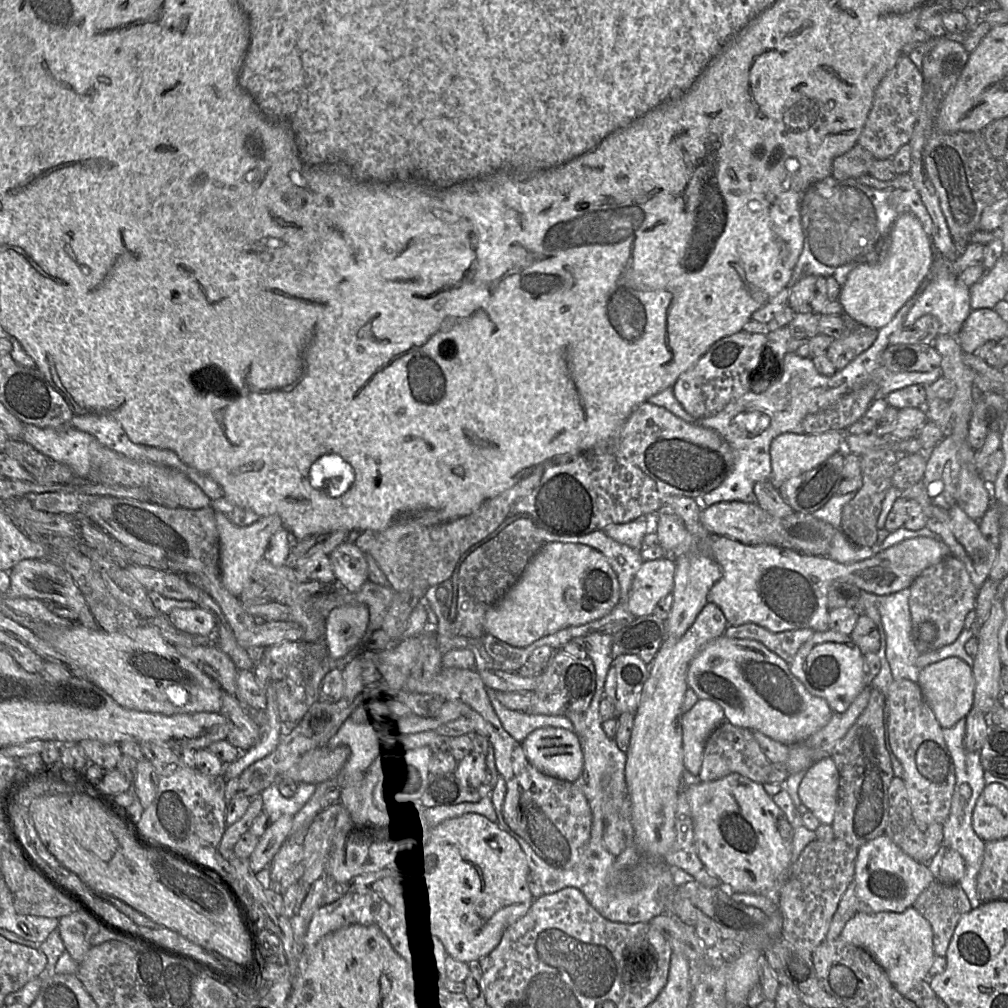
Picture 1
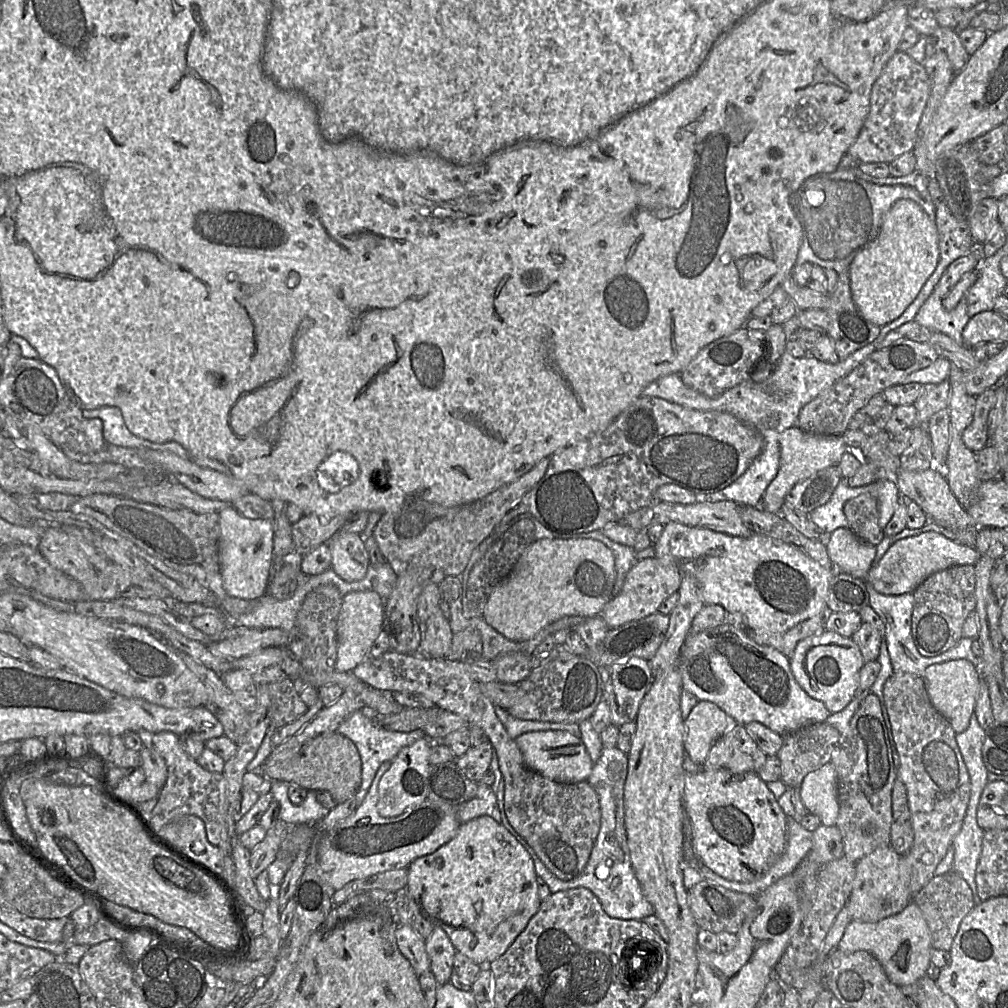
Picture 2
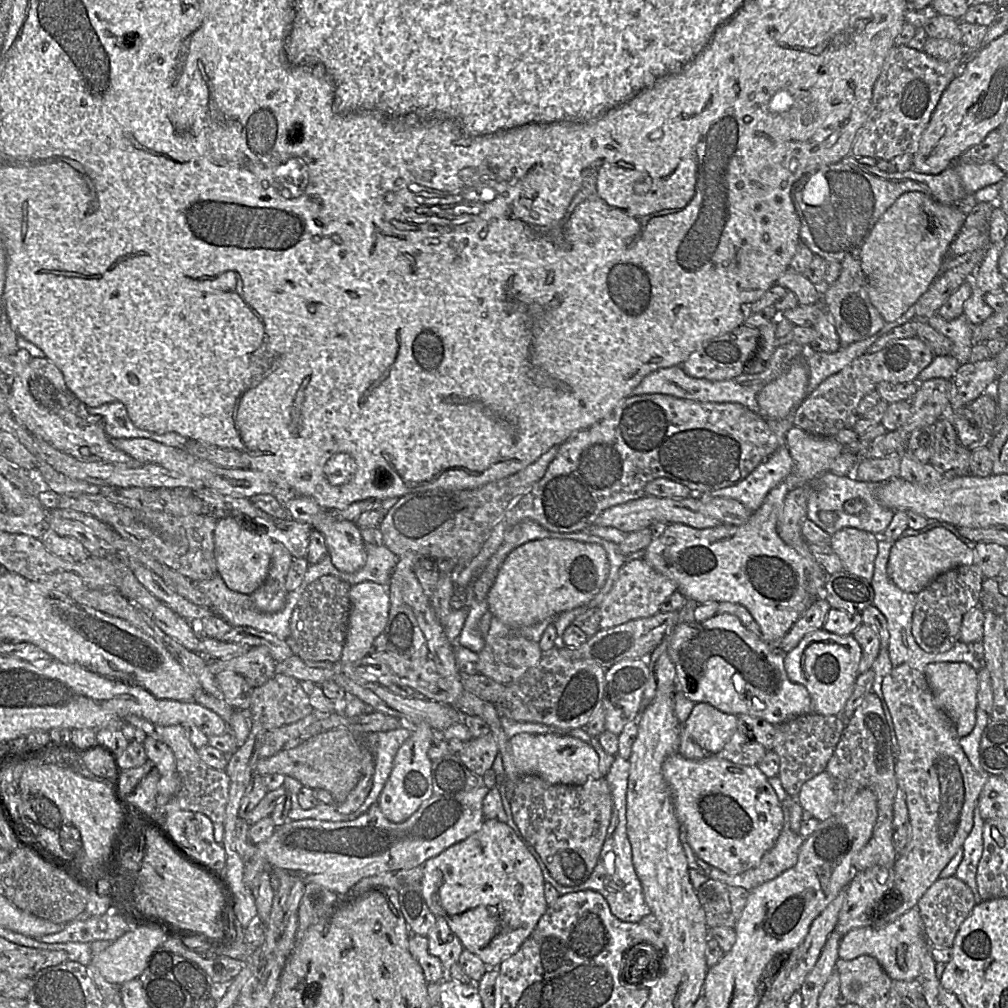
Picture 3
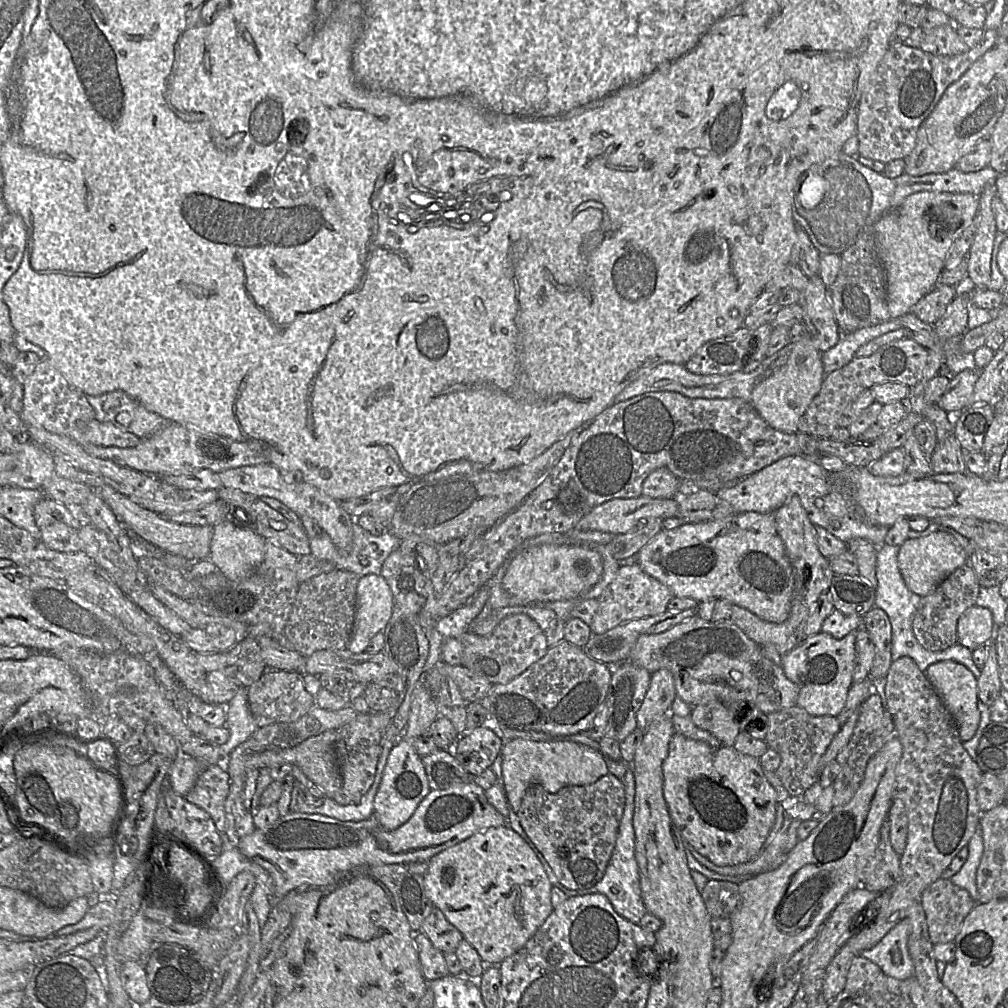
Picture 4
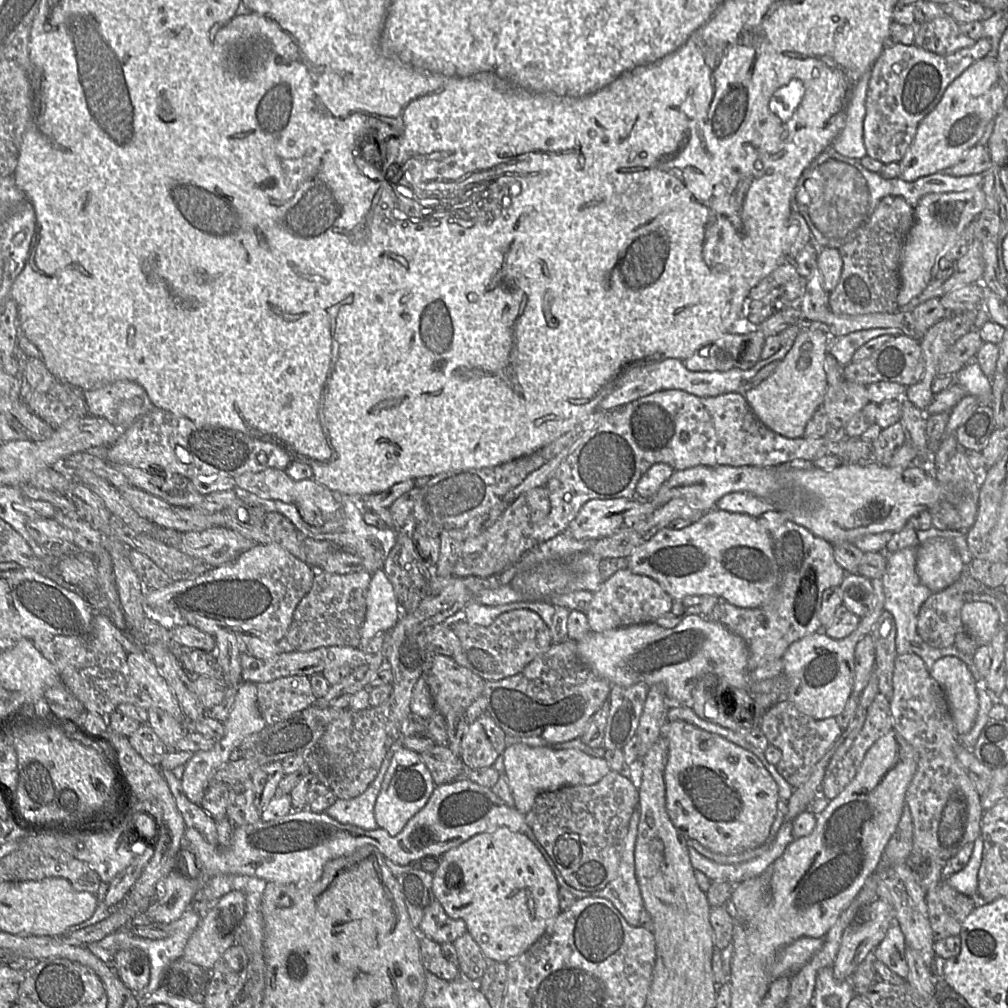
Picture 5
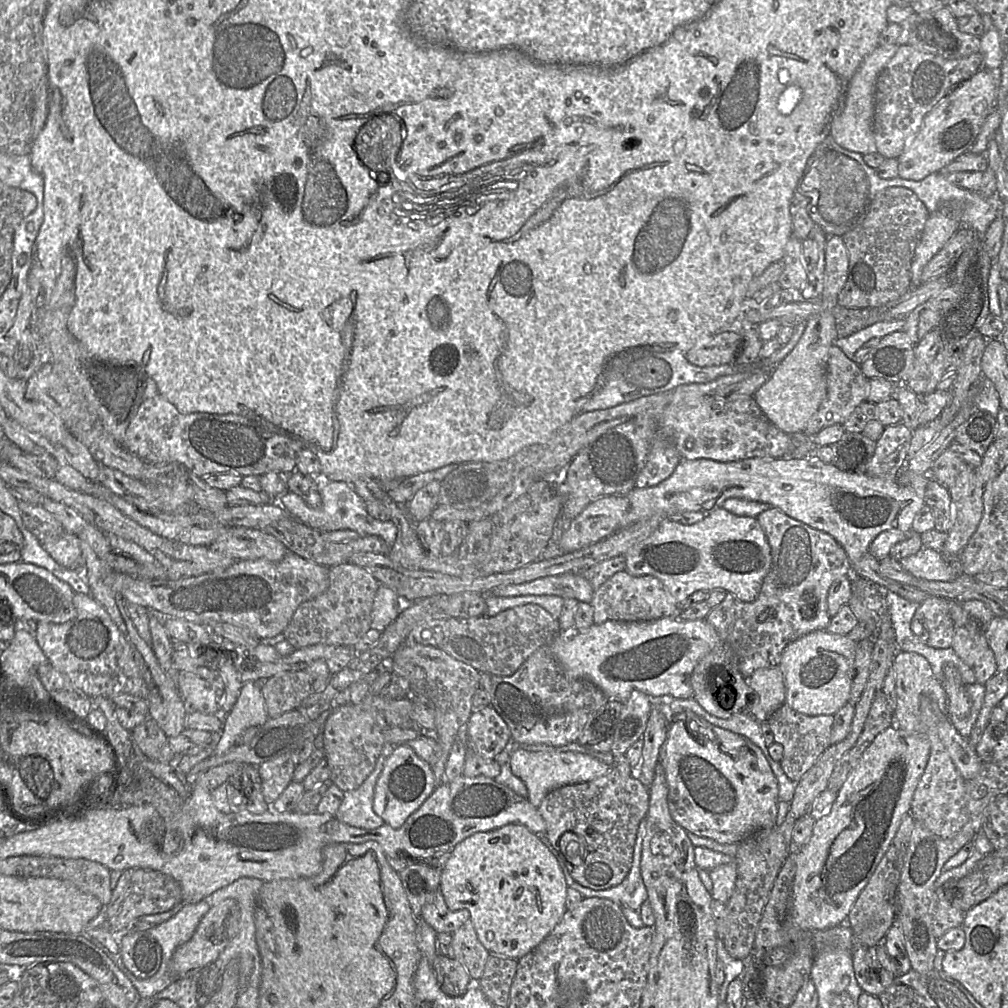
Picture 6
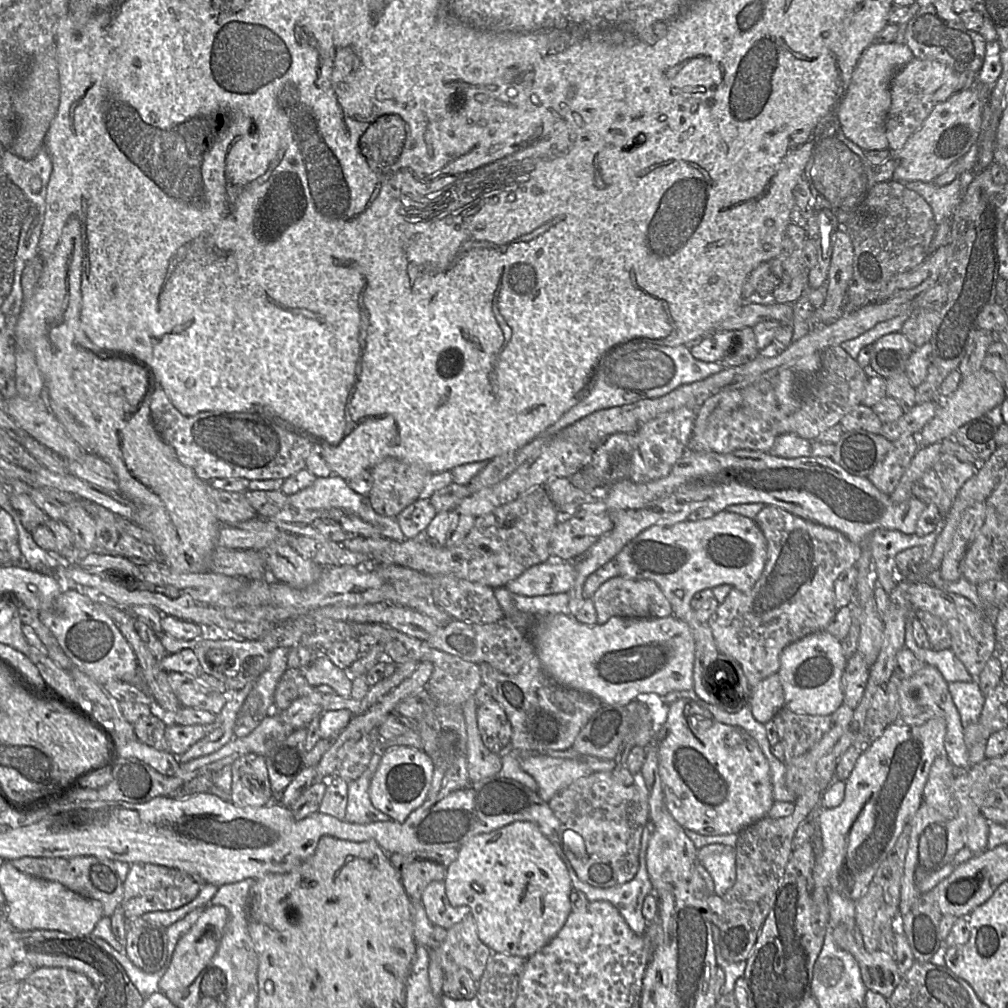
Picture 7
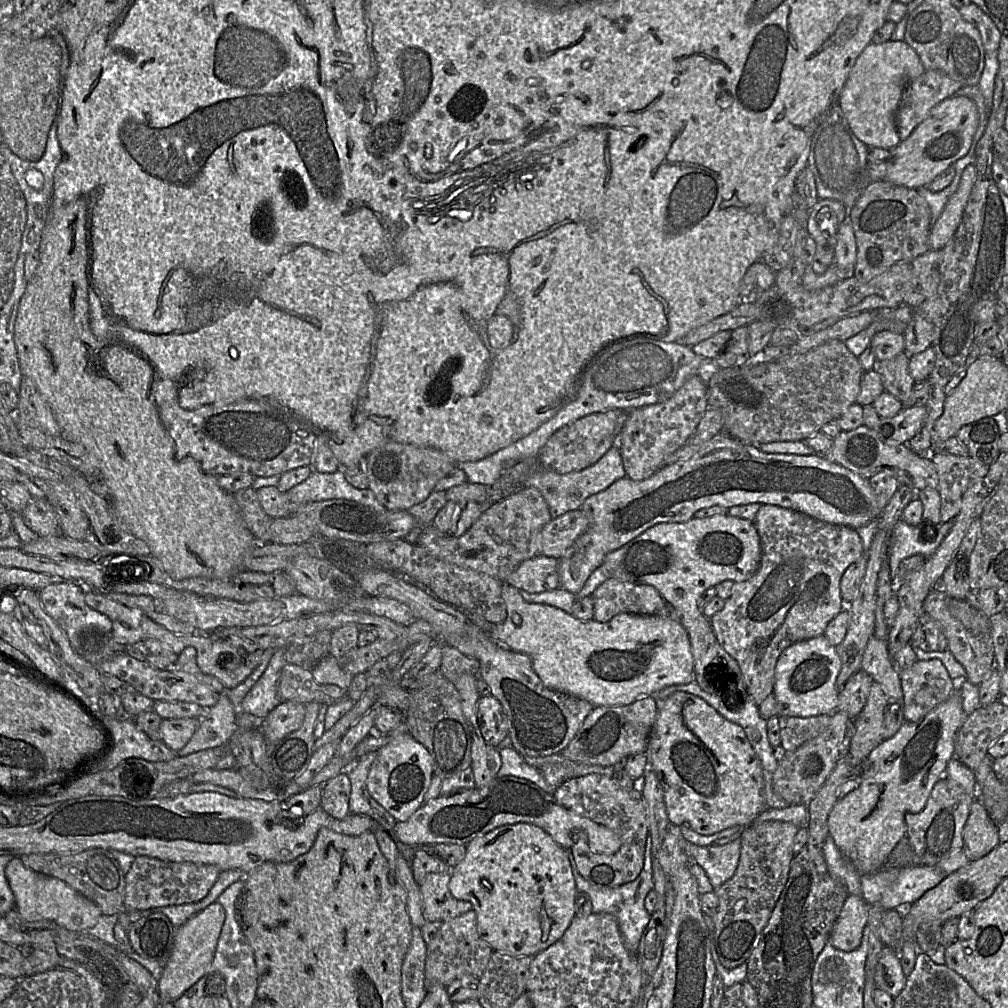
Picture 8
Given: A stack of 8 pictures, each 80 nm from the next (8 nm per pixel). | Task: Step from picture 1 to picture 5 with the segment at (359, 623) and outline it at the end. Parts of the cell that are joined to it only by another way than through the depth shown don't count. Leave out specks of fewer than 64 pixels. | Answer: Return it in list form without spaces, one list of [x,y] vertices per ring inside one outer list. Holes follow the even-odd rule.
[[[382,569],[371,575],[366,595],[366,613],[360,628],[358,648],[377,633],[390,631],[401,616],[394,589]]]

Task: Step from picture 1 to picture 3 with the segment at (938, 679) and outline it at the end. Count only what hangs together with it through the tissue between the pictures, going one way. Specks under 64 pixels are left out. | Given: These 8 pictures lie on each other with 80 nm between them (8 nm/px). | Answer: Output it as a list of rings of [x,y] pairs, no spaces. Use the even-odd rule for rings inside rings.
[[[938,662],[928,664],[924,675],[936,705],[954,723],[957,735],[962,738],[970,734],[976,722],[978,672],[963,662]]]

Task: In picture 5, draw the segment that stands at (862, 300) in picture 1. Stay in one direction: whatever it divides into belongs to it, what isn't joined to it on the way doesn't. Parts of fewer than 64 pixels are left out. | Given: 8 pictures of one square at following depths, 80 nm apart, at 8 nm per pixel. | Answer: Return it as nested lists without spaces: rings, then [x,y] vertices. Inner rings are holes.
[[[981,187],[963,192],[931,193],[920,198],[914,207],[915,222],[902,249],[900,278],[901,288],[897,297],[899,309],[921,294],[932,277],[937,258],[956,240],[962,230],[976,220],[985,208],[985,194]]]

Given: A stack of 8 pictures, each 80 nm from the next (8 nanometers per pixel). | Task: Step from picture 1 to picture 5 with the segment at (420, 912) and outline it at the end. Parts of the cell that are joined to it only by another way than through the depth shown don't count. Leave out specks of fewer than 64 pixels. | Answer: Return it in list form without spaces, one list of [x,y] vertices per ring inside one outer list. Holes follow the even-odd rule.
[[[499,827],[490,831],[481,832],[470,837],[460,845],[451,848],[440,856],[438,868],[433,873],[432,891],[434,898],[440,902],[447,915],[452,919],[461,919],[465,922],[467,932],[479,945],[488,961],[508,963],[528,950],[545,932],[550,923],[561,912],[559,907],[560,886],[556,877],[547,864],[545,858],[535,844],[522,832],[513,831],[507,827]]]

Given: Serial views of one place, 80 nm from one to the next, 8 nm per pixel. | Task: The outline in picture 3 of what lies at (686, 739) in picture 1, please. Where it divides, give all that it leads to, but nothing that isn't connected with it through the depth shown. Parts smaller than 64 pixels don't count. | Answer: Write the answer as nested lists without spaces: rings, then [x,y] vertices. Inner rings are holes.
[[[695,703],[683,726],[690,738],[708,754],[717,754],[737,728],[737,717],[709,703]]]

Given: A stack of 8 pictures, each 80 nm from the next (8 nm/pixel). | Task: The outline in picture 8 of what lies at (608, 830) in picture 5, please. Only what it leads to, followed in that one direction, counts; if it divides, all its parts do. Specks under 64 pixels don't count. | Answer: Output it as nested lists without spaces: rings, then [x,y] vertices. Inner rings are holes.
[[[597,773],[568,779],[554,791],[556,802],[574,813],[613,830],[620,838],[621,846],[614,854],[591,851],[588,837],[583,831],[572,834],[573,845],[568,850],[578,872],[597,889],[612,889],[635,880],[644,866],[646,840],[649,834],[647,811],[642,793],[637,789],[621,788],[609,776]]]

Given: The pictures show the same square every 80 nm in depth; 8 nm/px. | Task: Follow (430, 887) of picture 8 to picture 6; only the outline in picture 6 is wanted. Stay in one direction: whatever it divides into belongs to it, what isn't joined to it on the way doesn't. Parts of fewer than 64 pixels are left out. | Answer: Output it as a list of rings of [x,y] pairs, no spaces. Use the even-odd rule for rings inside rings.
[[[437,889],[428,897],[419,918],[431,926],[436,933],[452,934],[470,920],[470,913],[465,909],[451,911],[445,903],[442,892]]]

